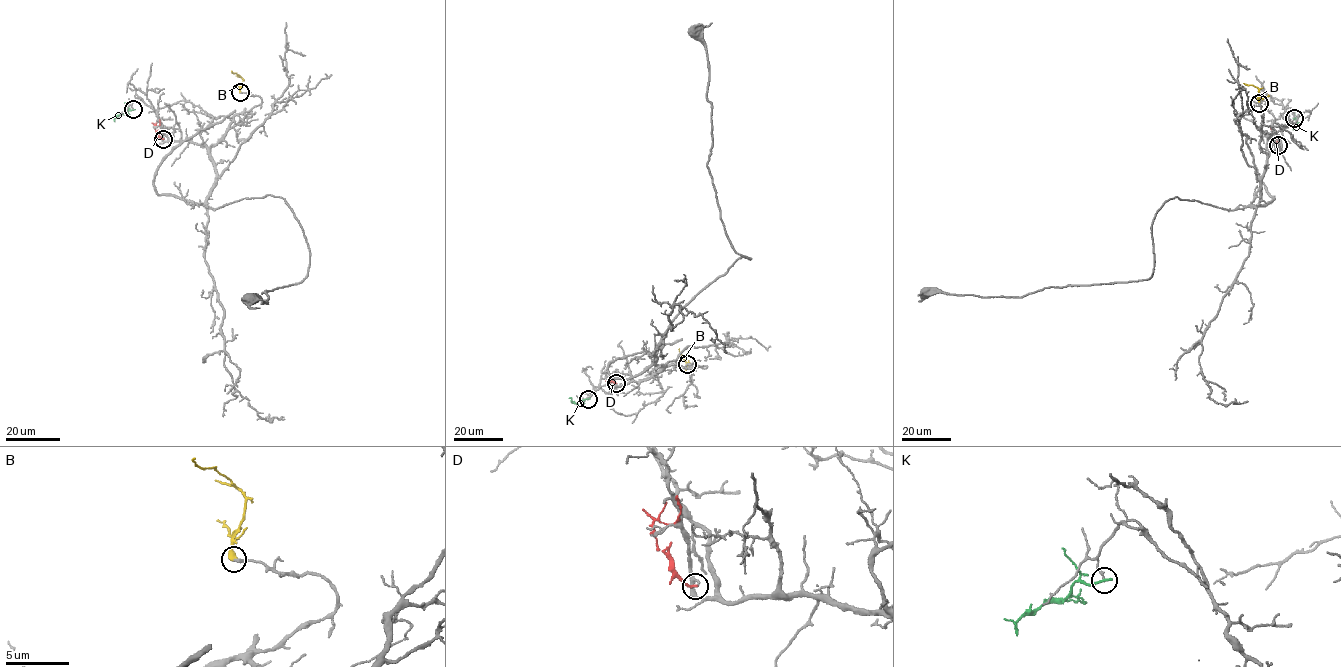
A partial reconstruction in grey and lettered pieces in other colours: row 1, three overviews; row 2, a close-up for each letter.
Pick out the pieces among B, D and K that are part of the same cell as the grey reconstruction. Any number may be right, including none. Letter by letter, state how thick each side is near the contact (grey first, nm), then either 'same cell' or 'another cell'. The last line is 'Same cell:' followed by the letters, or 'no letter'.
B: 280/460 nm | same cell
D: 130/180 nm | another cell
K: 160/240 nm | another cell
Same cell: B

